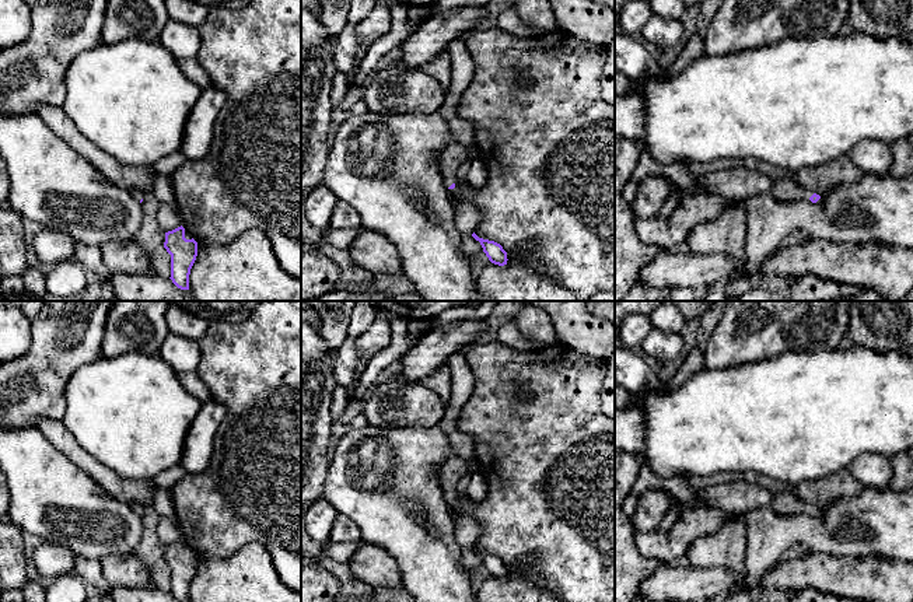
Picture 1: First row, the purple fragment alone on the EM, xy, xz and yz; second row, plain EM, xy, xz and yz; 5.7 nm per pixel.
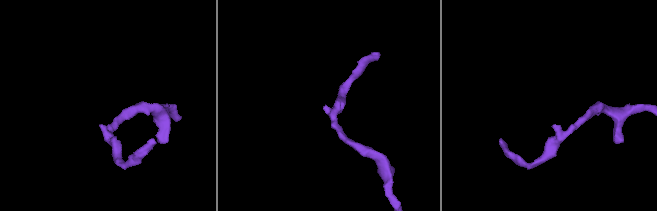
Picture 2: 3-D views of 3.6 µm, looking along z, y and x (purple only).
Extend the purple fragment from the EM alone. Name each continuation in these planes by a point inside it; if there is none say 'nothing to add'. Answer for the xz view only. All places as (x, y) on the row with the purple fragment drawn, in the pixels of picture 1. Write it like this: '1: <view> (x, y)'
1: xz (451, 157)

